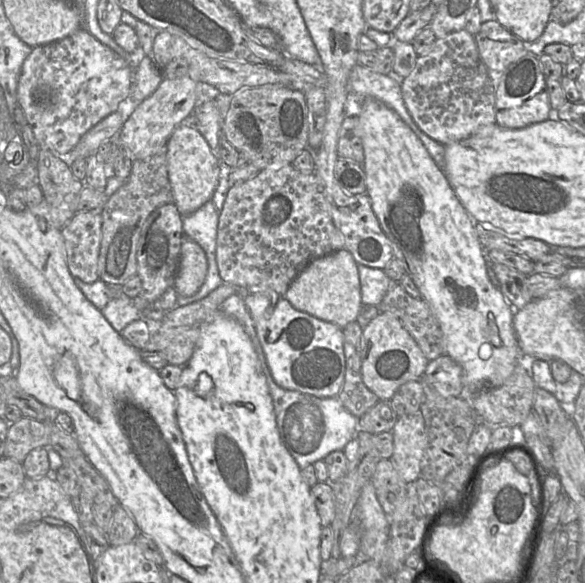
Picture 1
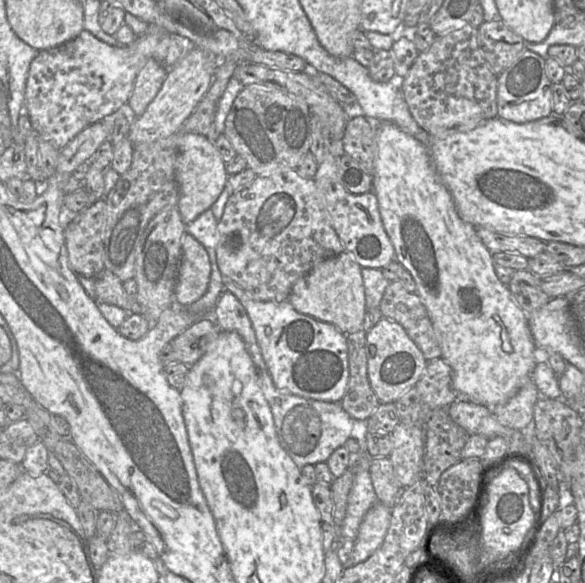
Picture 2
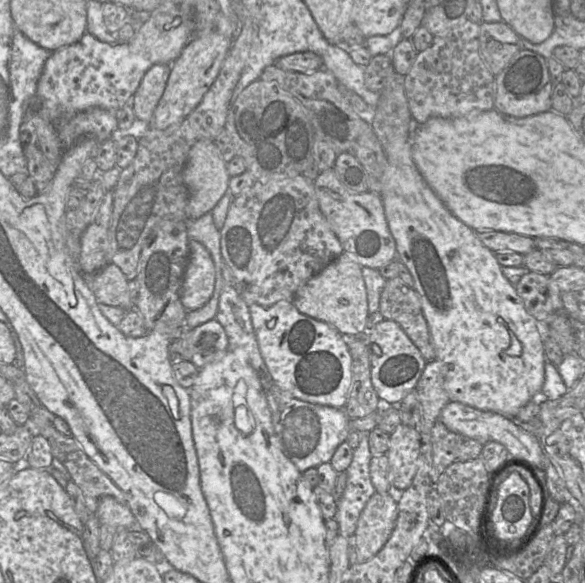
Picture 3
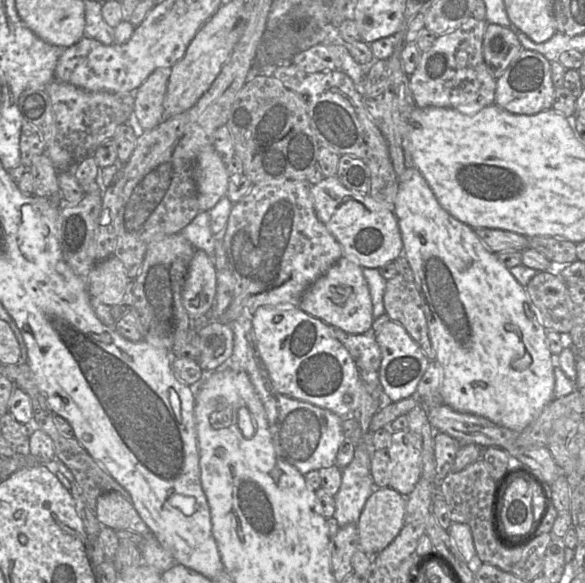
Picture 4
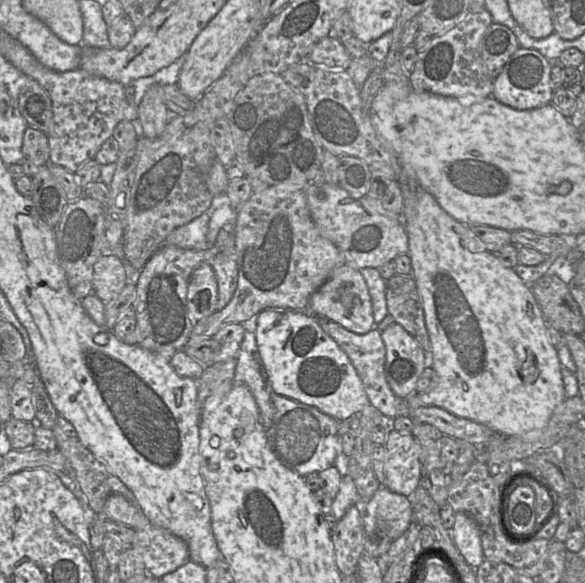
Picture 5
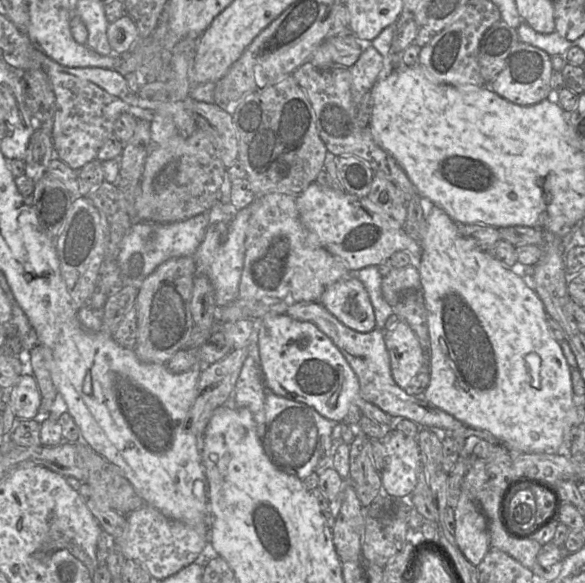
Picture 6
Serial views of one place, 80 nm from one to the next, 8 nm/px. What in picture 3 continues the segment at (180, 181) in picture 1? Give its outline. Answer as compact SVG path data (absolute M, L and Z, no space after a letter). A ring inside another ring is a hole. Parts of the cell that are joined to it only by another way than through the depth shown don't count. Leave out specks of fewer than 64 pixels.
M198 140L190 149L188 160L183 169L183 180L189 190L187 205L188 221L193 221L212 211L223 195L229 190L230 176L227 162L222 158L214 140Z

